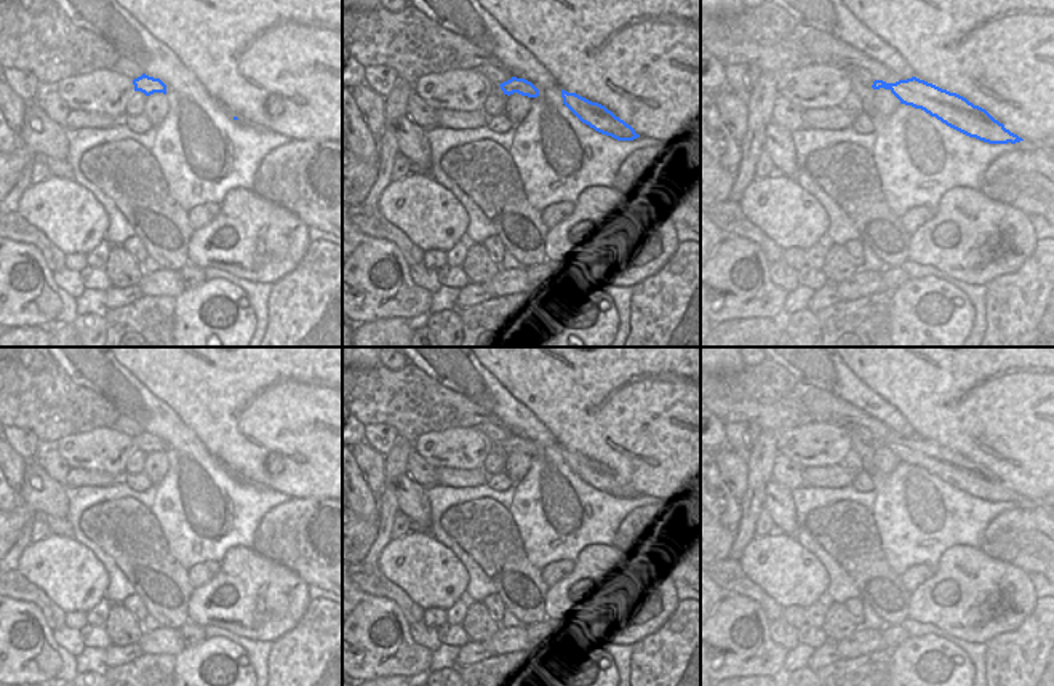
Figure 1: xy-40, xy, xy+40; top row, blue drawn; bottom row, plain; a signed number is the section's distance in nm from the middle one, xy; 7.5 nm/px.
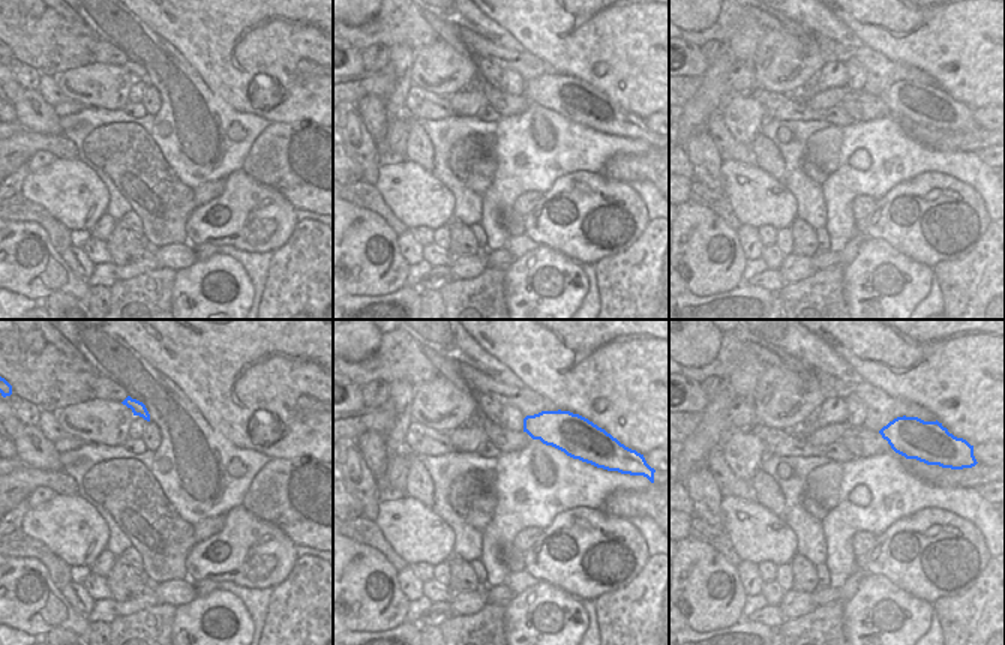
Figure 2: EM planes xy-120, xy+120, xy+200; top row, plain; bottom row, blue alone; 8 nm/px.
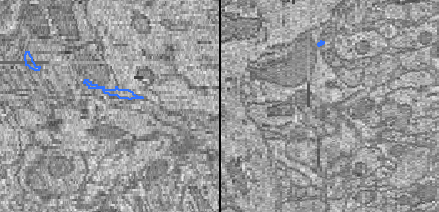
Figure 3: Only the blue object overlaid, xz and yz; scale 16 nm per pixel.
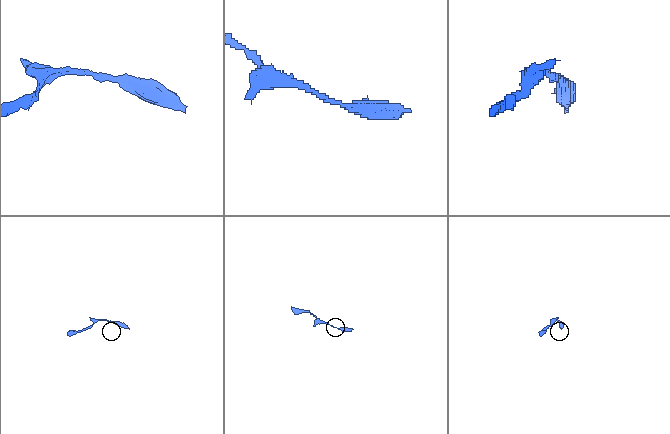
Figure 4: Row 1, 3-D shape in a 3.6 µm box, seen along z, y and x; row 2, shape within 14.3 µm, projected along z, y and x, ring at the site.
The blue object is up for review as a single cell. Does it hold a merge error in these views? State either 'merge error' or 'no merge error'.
no merge error

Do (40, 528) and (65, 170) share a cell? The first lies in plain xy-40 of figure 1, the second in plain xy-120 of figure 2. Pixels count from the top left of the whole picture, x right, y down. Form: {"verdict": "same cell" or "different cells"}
{"verdict": "different cells"}

